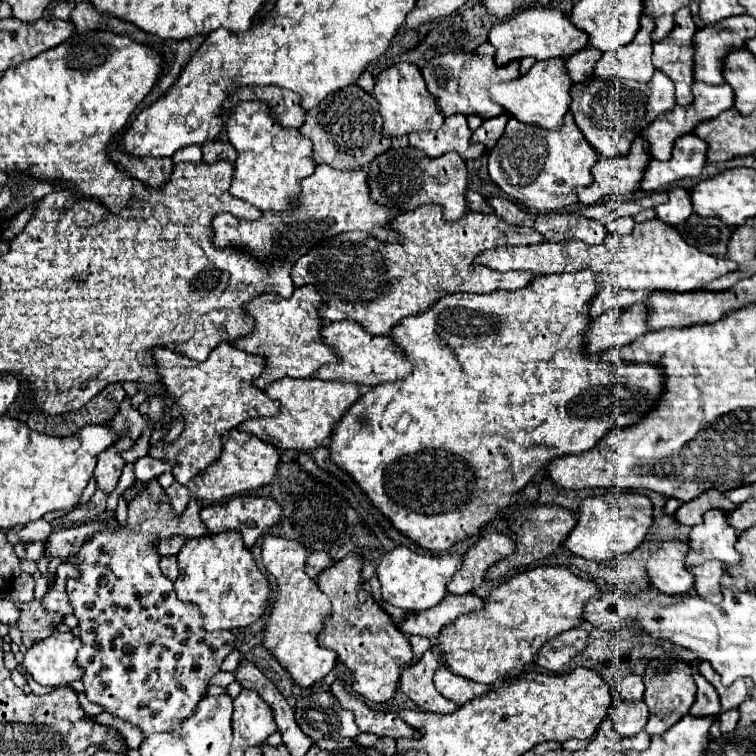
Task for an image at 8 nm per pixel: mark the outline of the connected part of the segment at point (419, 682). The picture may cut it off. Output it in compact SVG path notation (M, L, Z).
M432 647L422 655L422 659L406 667L400 675L400 689L406 693L408 699L412 699L420 709L432 711L432 713L452 713L456 709L454 701L442 699L442 695L436 693L436 687L432 683L434 671L438 669L438 649Z

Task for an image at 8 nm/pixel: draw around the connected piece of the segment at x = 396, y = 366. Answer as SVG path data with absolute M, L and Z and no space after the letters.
M340 321L340 323L326 323L320 329L320 337L330 349L334 347L338 363L334 365L322 365L312 377L322 379L322 381L350 381L358 385L378 385L378 383L388 383L388 381L398 381L404 379L410 373L410 361L404 357L402 351L392 343L390 337L378 337L368 331L364 331L358 323L354 321Z

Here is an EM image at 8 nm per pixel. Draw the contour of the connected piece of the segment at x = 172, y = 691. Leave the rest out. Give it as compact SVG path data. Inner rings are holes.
M150 481L146 485L146 491L142 495L138 495L136 499L132 499L128 503L128 523L126 525L118 525L116 521L108 521L108 527L112 527L112 531L106 531L106 533L96 533L90 541L86 541L82 545L82 549L78 551L76 557L68 557L68 563L74 563L74 567L82 573L82 579L68 579L66 581L66 593L70 597L70 603L74 607L74 615L80 619L80 627L78 627L78 633L80 633L80 639L82 639L82 649L78 653L78 663L80 667L84 669L84 687L86 687L86 697L92 701L92 703L98 703L104 707L104 711L112 713L114 717L120 717L132 725L138 725L144 735L150 735L150 733L160 733L160 731L170 731L176 723L180 723L182 719L186 719L194 707L198 705L198 701L206 695L206 683L208 679L220 671L220 665L222 661L226 659L226 655L230 655L234 651L234 633L232 631L218 631L218 633L208 633L202 629L202 613L198 611L196 605L192 603L182 603L176 599L176 593L174 593L174 587L172 587L172 581L166 579L158 567L158 561L160 561L160 555L156 551L156 541L160 539L168 539L172 535L182 535L186 539L192 539L192 537L204 537L208 535L208 529L202 525L200 521L200 503L192 499L189 501L186 507L186 511L182 515L176 515L172 509L170 509L170 503L168 503L168 497L164 493L164 489L158 485L158 481Z

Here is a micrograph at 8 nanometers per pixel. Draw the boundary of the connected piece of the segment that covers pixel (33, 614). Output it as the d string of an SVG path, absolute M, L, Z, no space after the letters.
M40 599L24 603L20 617L20 631L24 645L32 645L34 641L50 637L60 623L64 623L64 617L60 617L54 611L48 611Z

